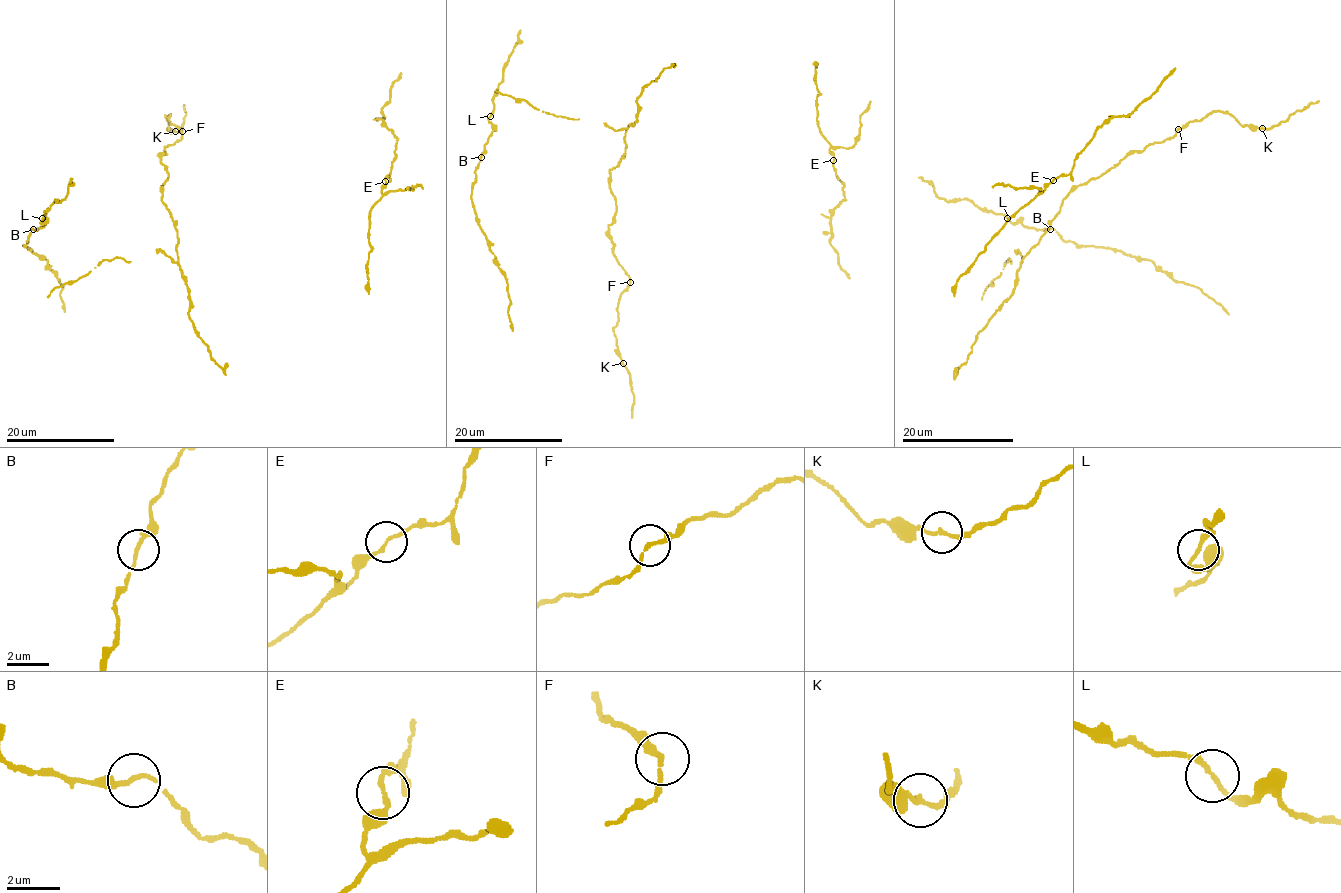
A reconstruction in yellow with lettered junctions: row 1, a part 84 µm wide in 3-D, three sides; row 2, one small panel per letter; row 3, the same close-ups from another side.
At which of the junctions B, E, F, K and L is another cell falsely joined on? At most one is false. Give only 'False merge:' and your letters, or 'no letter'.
False merge: no letter

